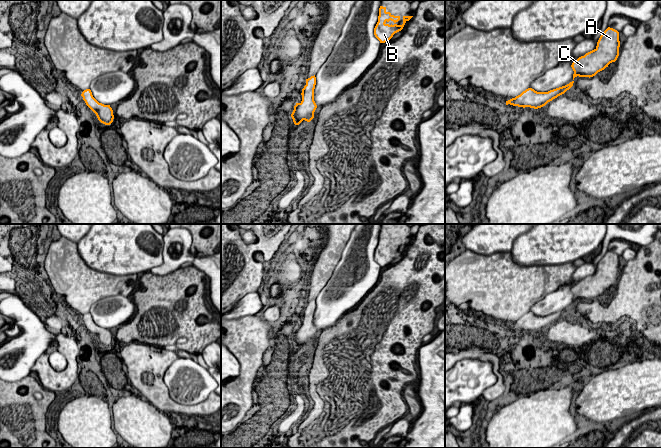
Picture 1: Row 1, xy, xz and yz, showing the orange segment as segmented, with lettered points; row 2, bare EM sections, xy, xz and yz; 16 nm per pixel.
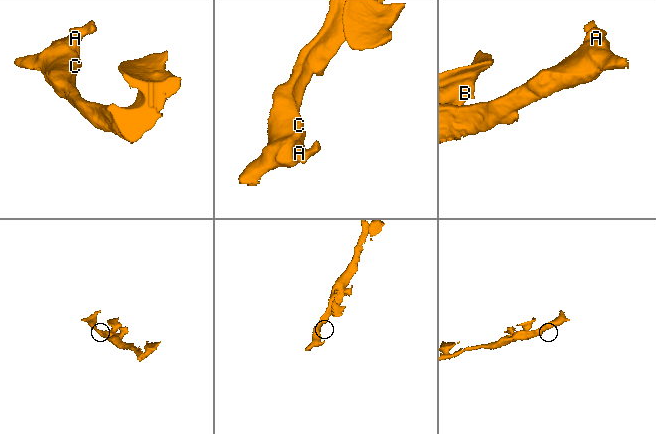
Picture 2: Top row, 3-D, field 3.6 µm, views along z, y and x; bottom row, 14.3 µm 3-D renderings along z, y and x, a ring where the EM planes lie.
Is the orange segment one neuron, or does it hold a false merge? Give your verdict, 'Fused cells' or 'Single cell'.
Single cell

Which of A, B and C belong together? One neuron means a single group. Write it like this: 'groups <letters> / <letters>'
groups A B C

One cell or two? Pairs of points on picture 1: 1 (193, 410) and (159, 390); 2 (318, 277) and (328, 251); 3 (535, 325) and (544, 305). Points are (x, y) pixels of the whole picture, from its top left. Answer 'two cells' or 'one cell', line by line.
1: one cell
2: one cell
3: two cells

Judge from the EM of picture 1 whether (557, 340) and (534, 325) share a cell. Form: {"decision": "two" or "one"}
{"decision": "one"}

